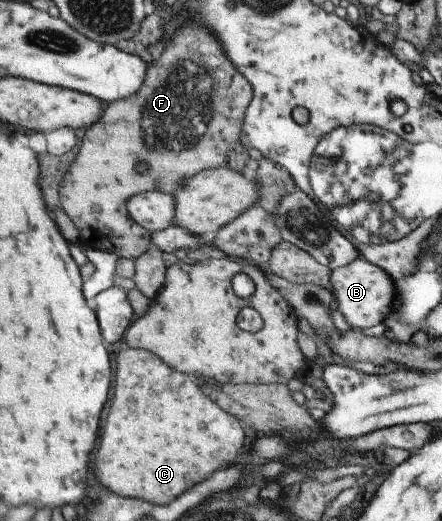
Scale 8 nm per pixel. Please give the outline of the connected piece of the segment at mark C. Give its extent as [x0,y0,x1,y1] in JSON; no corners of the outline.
[97,348,247,505]

